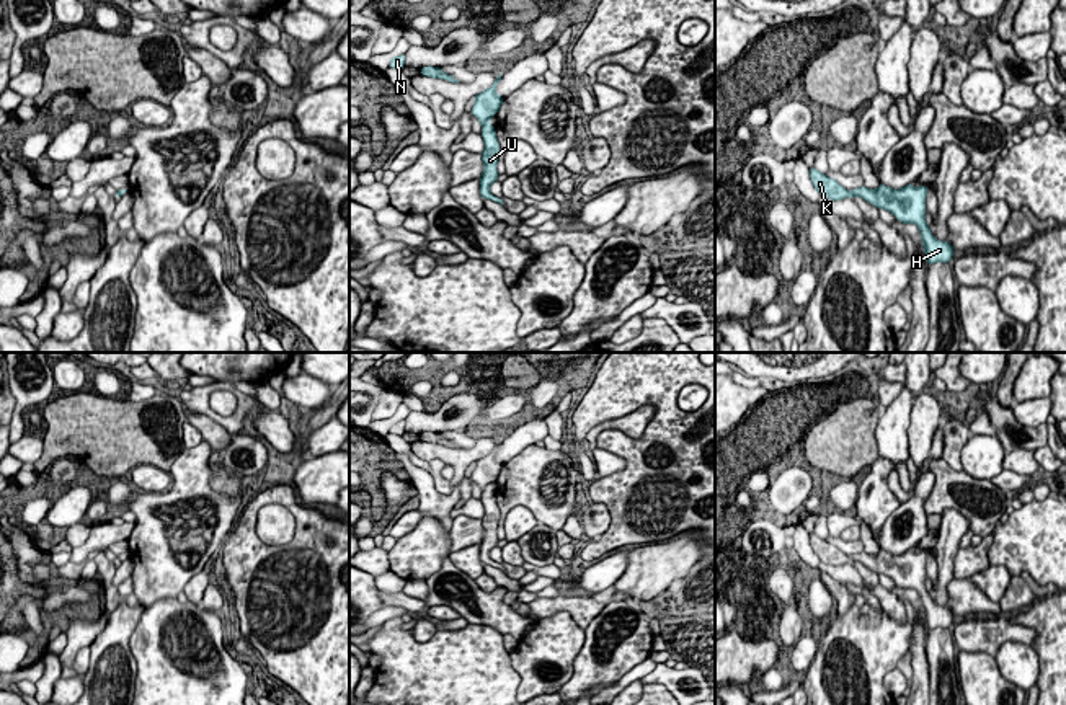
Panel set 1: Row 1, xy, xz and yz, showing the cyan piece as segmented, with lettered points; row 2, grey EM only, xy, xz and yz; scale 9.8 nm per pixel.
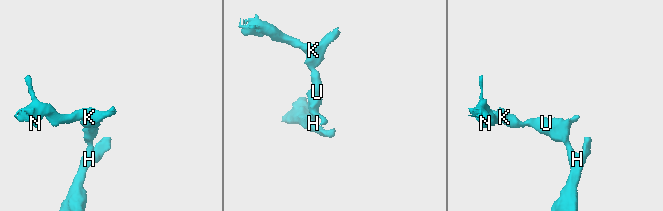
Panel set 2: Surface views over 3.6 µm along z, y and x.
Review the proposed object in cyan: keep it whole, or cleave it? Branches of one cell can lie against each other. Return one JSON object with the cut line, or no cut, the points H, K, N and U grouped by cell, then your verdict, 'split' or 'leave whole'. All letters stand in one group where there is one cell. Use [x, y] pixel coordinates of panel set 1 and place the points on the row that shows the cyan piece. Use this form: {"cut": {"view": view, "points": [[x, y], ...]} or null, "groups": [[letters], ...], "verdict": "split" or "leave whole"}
{"cut": {"view": "xz", "points": [[488, 123], [484, 126]]}, "groups": [["H", "U"], ["K", "N"]], "verdict": "split"}

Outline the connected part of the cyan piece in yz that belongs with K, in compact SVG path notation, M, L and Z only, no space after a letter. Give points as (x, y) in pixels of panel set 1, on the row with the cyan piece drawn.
M810 168L810 178L815 189L828 199L839 201L844 197L854 199L854 193L842 188L836 180L819 173L816 168Z

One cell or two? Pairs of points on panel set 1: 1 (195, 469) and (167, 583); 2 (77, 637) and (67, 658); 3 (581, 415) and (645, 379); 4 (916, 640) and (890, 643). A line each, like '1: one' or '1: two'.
1: one
2: one
3: one
4: two

